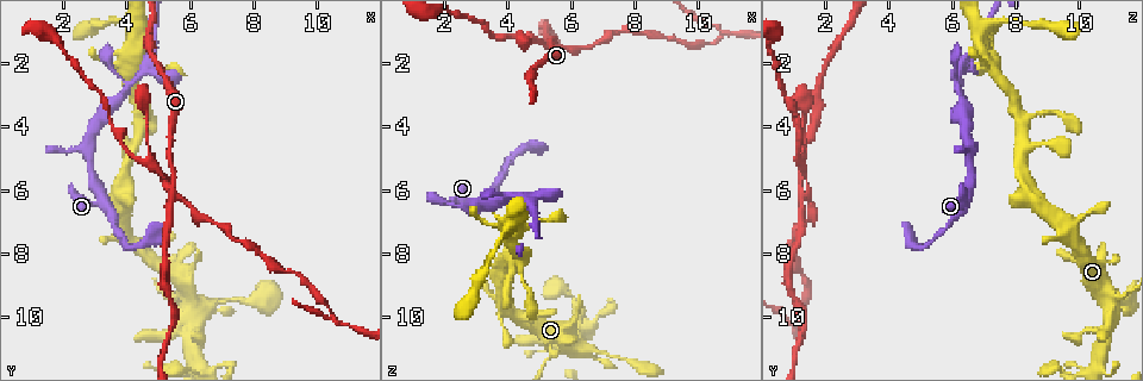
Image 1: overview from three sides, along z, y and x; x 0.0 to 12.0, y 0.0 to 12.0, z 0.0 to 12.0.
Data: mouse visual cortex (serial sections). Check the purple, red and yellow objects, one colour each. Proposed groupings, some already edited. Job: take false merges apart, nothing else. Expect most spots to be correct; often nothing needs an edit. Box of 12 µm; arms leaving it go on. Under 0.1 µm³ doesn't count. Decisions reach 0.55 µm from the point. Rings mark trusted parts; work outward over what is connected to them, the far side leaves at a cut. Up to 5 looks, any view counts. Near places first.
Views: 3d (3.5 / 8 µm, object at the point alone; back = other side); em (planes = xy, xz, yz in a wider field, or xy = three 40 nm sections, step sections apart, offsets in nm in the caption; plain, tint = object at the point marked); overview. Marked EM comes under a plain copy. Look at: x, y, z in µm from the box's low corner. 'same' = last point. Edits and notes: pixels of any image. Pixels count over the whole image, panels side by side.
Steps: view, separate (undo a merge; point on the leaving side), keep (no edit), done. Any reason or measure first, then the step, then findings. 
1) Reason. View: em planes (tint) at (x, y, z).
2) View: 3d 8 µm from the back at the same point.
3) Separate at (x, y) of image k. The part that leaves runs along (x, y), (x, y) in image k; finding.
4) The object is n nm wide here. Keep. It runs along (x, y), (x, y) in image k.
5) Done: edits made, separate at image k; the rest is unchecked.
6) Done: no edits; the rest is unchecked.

Three arms meet. View: 3d 3.5 µm at (5.5, 5.6, 1.3).

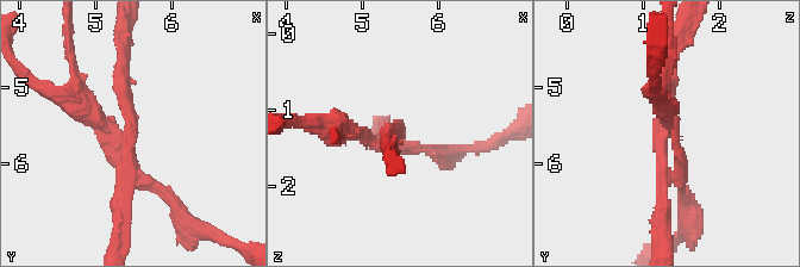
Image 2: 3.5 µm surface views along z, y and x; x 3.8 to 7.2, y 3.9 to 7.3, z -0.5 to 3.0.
3 arms meet here; the arms are 200, 200, 250 nm wide. View: em planes (tint) at (5.45, 5.60, 1.30).

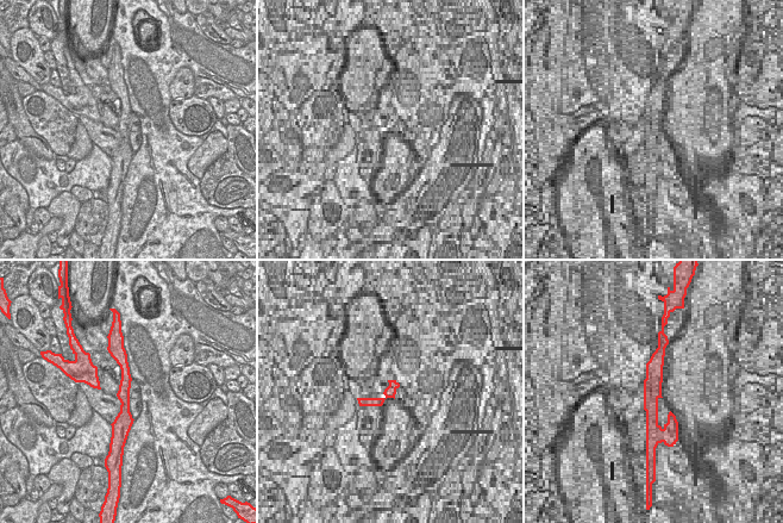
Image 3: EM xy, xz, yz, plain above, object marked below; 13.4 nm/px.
Separate at (170, 197) of image 2. The part that leaves runs along (118, 132), (33, 81) in image 2; a second cell is stuck on.

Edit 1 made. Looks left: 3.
A fork. View: 3d 3.5 µm from the back at (4.6, 2.2, 6.3).

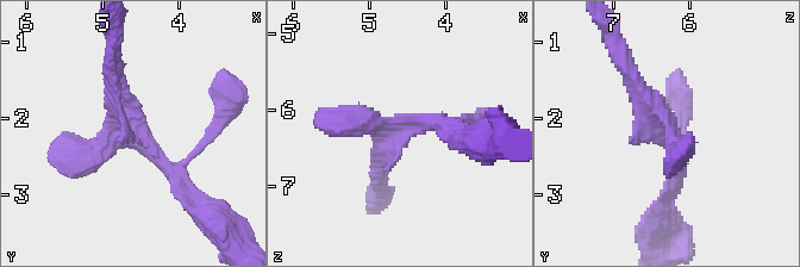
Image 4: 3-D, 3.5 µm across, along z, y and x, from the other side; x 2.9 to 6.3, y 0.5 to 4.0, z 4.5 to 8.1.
Shape alone is not enough. View: em xy step 2 (tint) at (4.55, 2.20, 6.20).

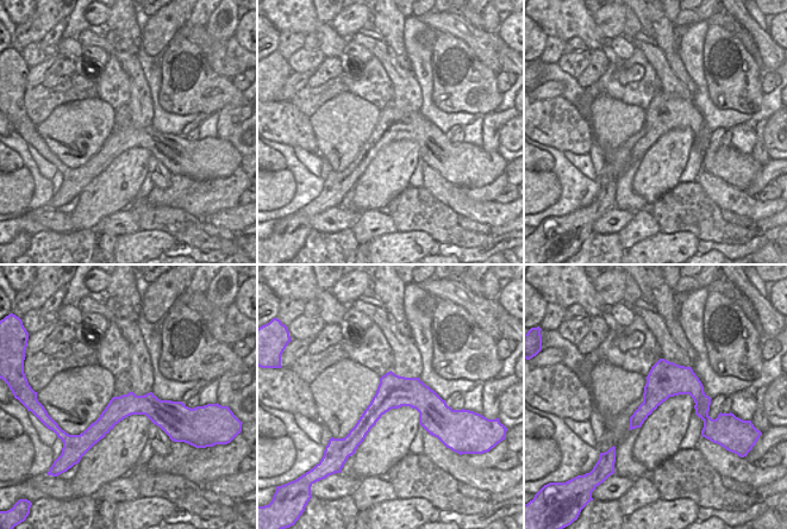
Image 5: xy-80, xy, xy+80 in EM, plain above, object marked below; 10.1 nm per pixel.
Keep. It runs along (193, 194), (116, 113), (112, 76) in image 4; continuous, no second cell.

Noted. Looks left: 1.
Done: edits made, separate at image 2; the rest is unchecked.

